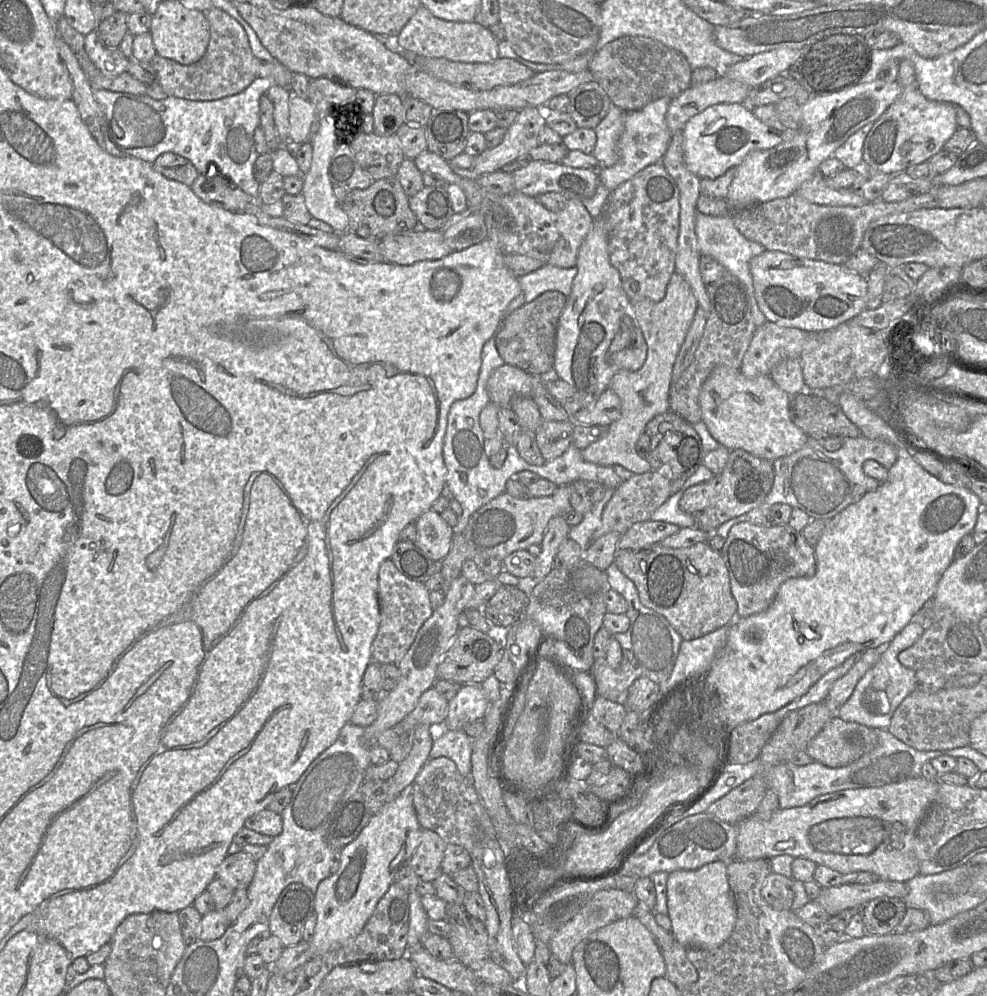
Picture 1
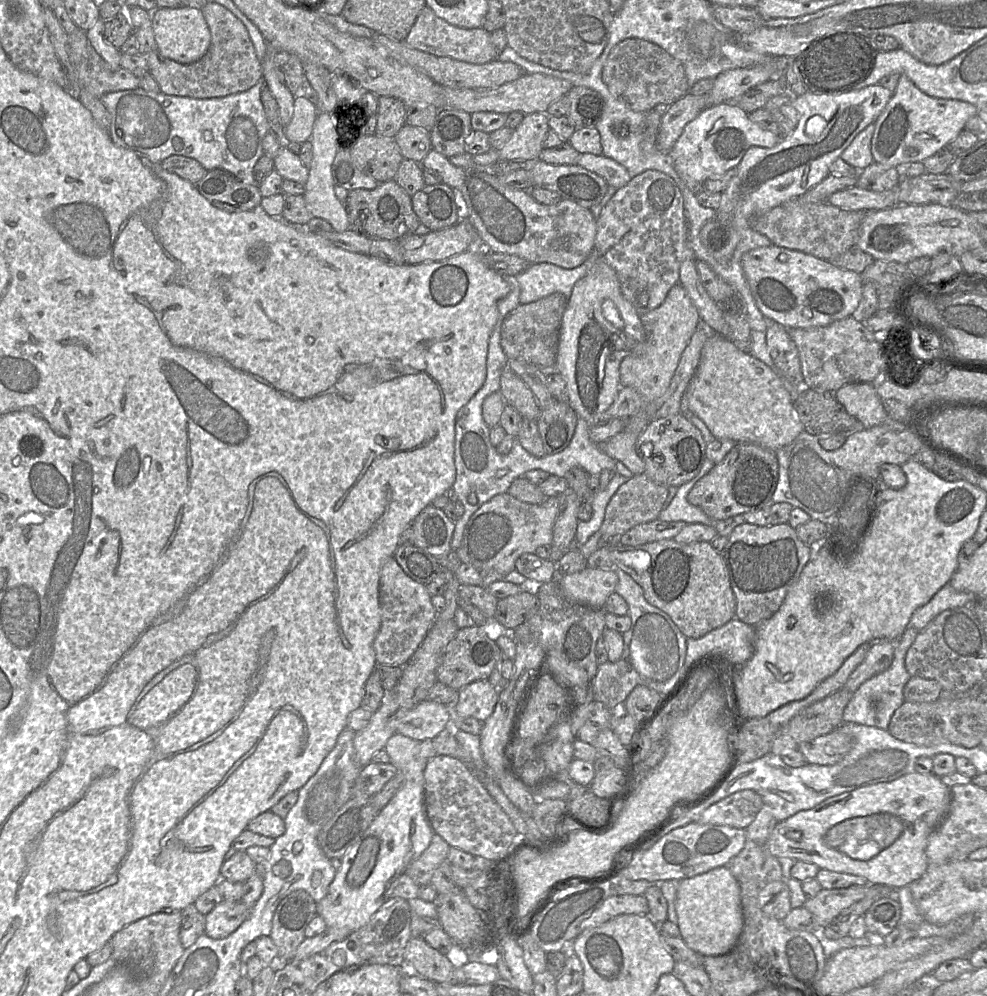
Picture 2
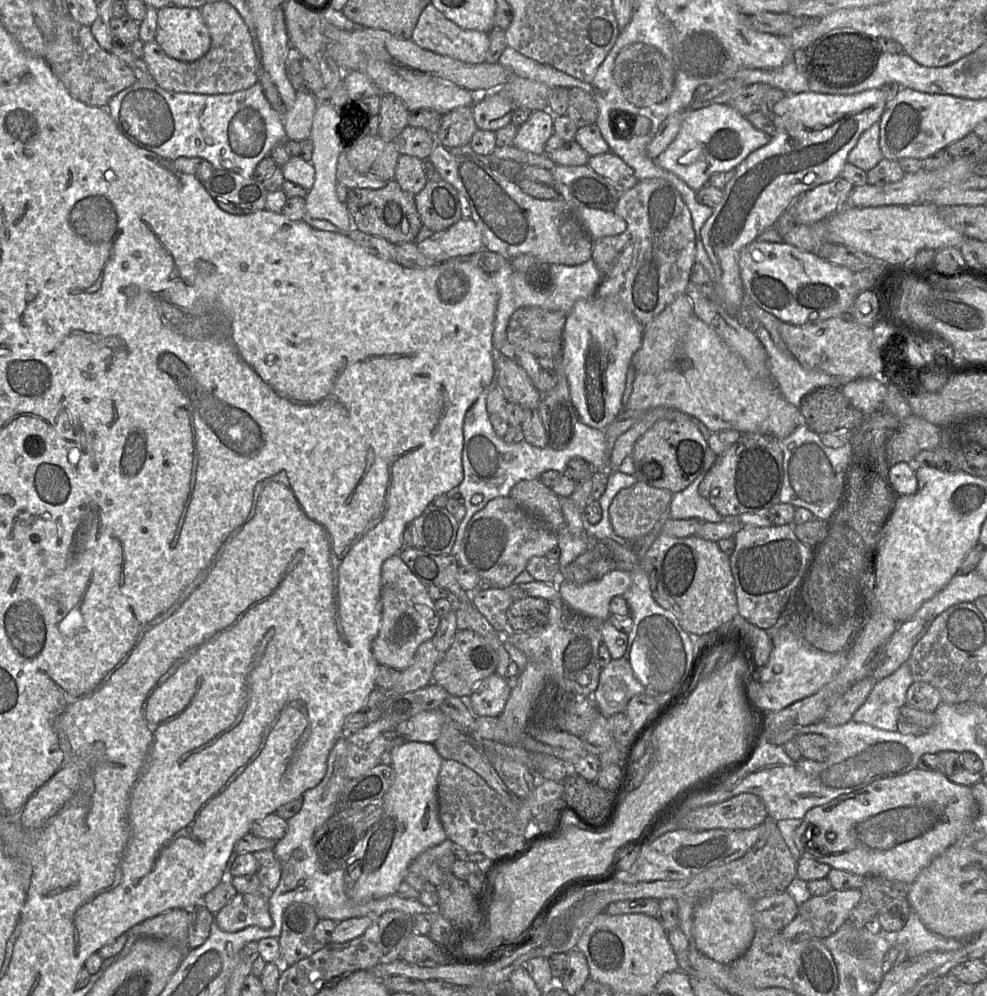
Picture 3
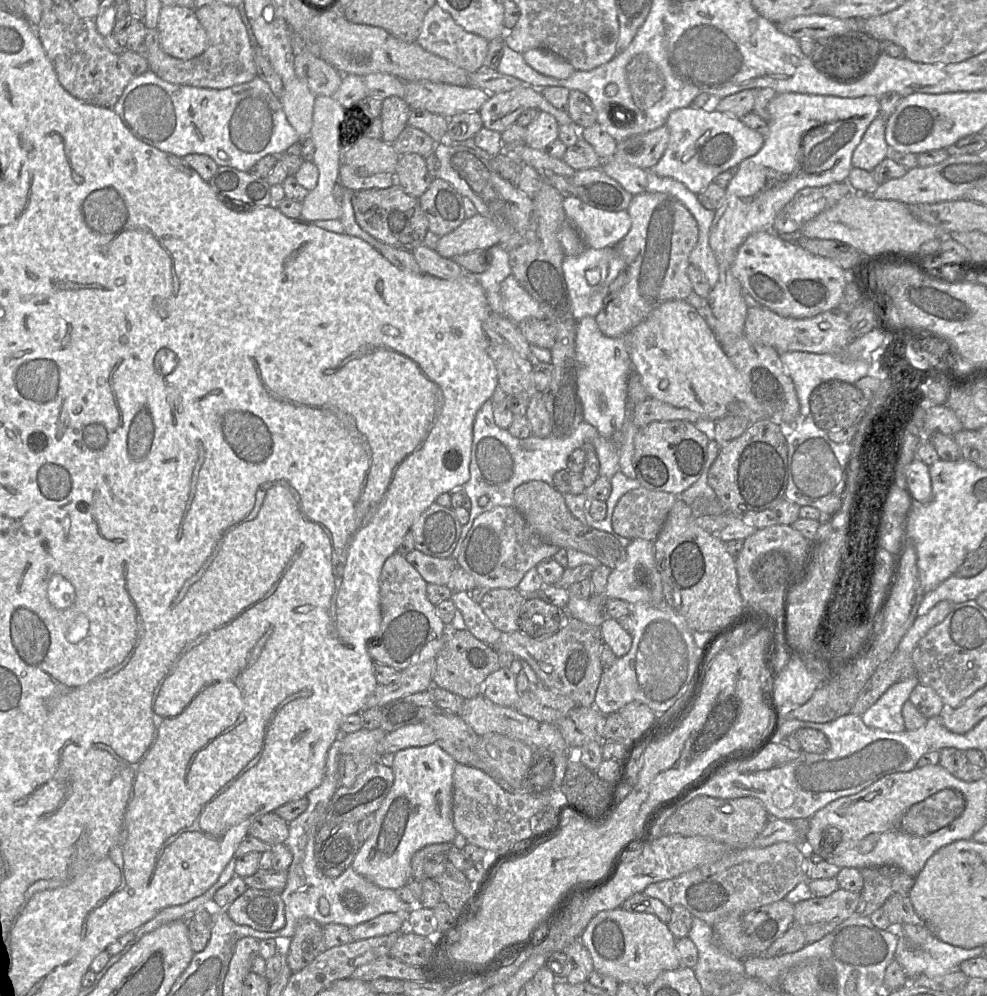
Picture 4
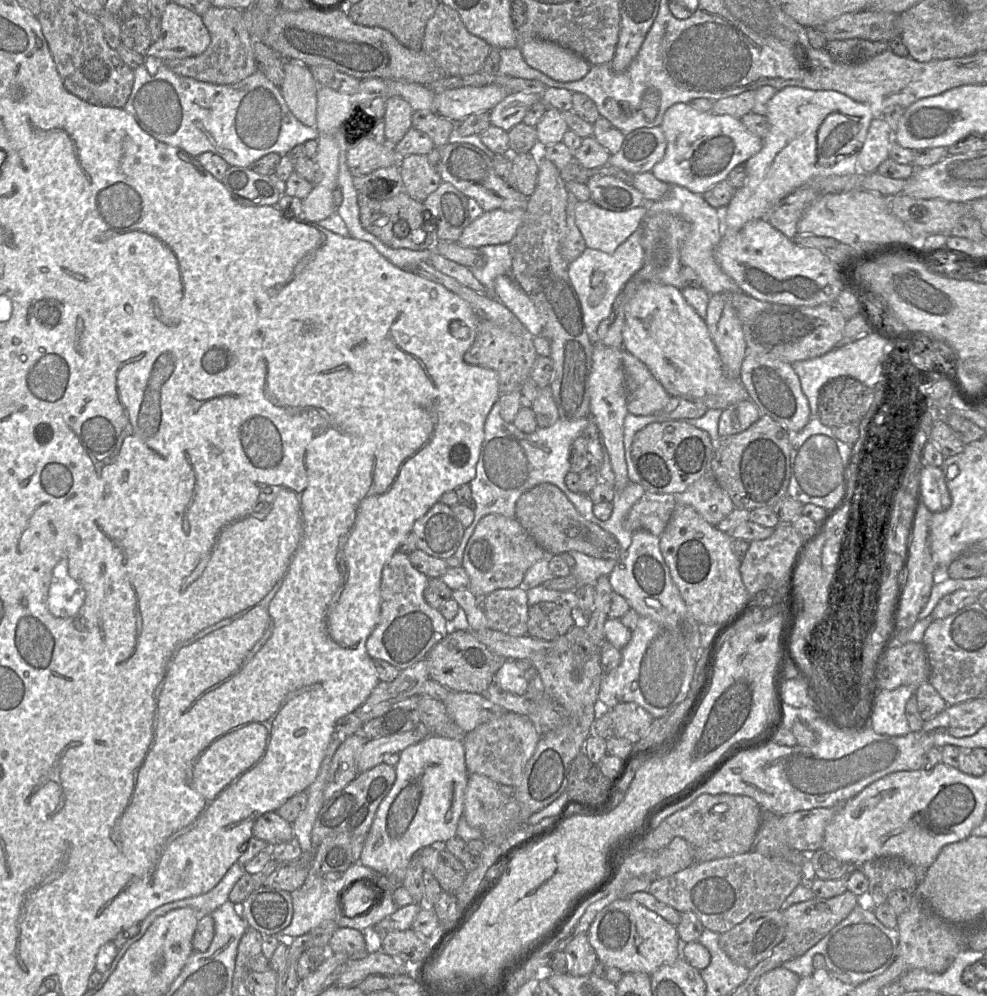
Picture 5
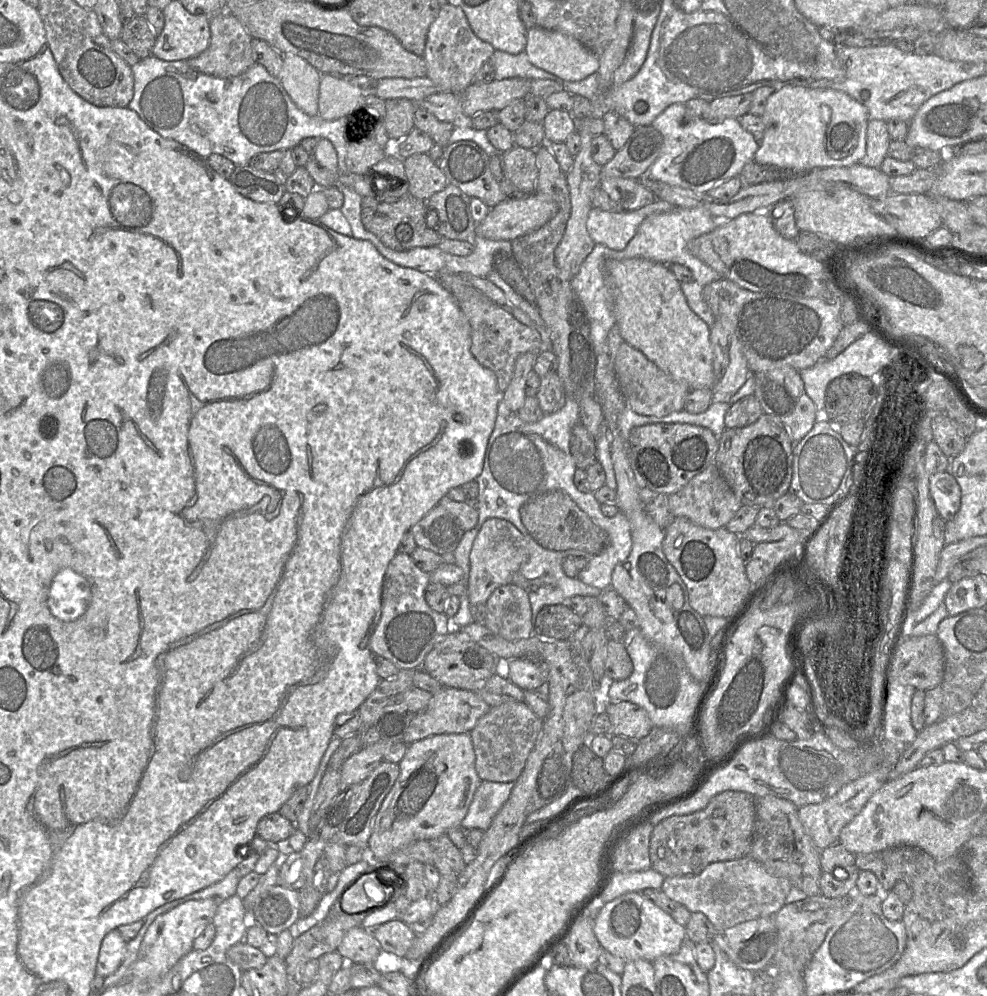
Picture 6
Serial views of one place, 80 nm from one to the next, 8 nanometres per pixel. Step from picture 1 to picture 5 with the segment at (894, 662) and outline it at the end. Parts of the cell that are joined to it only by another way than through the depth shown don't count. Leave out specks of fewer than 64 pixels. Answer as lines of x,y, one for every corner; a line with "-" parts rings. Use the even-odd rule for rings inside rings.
899,686
893,690
878,690
875,693
869,716
869,726
875,733
903,736
911,732
905,716
905,706
916,688

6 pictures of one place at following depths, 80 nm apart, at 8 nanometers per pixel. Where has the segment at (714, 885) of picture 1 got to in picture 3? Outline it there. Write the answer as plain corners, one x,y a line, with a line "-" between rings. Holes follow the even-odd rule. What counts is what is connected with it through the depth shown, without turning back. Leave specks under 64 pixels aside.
738,888
712,893
693,909
692,934
695,946
706,957
723,964
731,964
750,947
755,934
753,902

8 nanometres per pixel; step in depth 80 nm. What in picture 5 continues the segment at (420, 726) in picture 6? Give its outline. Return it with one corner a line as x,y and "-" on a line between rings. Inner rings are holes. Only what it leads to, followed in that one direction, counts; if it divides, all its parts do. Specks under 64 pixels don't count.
450,691
443,703
449,716
466,733
490,719
510,712
491,702
482,694
470,692

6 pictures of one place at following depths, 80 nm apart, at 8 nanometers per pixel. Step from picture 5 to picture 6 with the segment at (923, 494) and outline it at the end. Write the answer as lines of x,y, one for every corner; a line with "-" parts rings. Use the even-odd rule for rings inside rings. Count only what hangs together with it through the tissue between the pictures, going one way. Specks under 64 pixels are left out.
938,472
929,478
930,495
944,521
951,520
961,505
961,488
949,472

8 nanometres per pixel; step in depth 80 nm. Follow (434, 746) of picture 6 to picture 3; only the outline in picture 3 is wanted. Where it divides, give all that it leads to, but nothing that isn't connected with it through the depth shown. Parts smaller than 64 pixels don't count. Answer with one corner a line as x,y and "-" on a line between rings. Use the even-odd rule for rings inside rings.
405,741
393,746
390,753
394,779
382,798
383,812
377,822
364,833
345,865
345,892
354,902
368,902
396,894
411,862
422,852
447,839
439,817
437,795
438,775
443,758
433,744
416,741

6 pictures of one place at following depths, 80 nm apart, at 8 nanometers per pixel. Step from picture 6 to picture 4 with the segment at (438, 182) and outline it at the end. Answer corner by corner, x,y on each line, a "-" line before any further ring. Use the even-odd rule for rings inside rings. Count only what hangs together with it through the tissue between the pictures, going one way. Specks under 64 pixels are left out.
415,153
399,157
395,171
395,183
400,185
406,194
419,199
433,179
428,173
424,157

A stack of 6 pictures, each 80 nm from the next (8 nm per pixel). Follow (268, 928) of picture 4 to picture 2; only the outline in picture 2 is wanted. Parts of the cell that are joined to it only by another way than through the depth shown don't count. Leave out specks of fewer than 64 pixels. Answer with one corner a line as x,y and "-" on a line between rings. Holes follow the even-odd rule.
223,901
205,915
205,935
226,938
249,917
251,909
241,901

